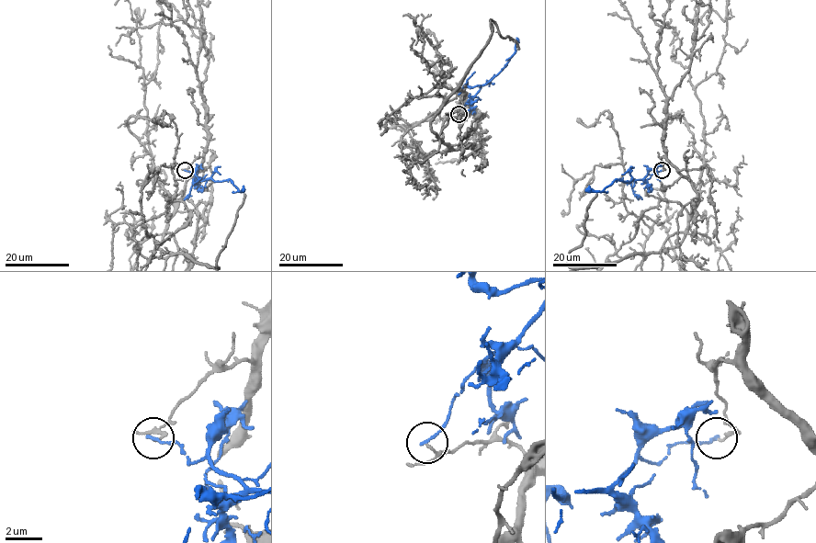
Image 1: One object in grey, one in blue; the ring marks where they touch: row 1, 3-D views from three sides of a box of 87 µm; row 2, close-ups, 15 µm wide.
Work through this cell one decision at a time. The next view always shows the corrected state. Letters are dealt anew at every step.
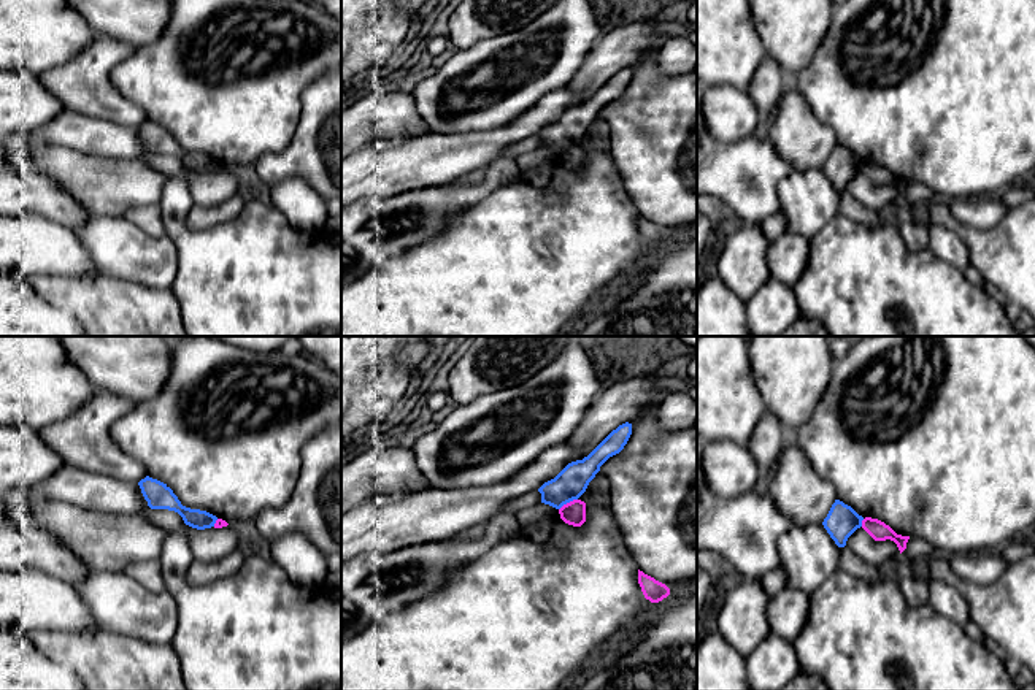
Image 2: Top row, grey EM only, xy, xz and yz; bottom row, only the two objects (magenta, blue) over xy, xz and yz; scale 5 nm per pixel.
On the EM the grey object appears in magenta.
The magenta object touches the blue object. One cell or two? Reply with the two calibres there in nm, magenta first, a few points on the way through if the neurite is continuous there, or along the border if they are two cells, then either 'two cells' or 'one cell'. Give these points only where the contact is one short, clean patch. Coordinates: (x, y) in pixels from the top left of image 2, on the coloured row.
120/160 nm | along xz (577, 498), (559, 509) | two cells

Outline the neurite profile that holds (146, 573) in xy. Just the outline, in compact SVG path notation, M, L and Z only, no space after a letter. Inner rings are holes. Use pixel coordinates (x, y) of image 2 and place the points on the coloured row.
M159 560L132 563L124 573L151 592L165 590Z

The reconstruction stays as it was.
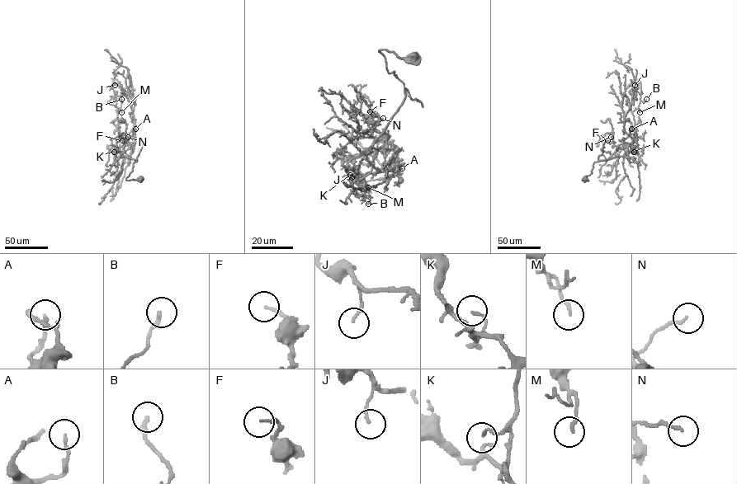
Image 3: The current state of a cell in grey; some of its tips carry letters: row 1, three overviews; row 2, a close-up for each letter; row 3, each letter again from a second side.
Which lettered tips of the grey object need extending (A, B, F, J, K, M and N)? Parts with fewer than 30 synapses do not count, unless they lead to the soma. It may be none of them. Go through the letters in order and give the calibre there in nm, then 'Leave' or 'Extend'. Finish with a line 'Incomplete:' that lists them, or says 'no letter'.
A: Thickness 130 nm. Extend
B: Thickness 220 nm. Leave
F: Thickness 140 nm. Leave
J: Thickness 120 nm. Leave
K: Thickness 100 nm. Leave
M: Thickness 140 nm. Leave
N: Thickness 130 nm. Leave
Incomplete: A

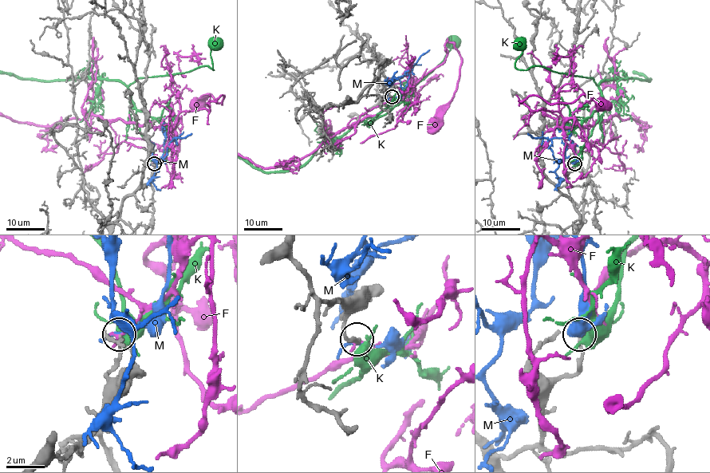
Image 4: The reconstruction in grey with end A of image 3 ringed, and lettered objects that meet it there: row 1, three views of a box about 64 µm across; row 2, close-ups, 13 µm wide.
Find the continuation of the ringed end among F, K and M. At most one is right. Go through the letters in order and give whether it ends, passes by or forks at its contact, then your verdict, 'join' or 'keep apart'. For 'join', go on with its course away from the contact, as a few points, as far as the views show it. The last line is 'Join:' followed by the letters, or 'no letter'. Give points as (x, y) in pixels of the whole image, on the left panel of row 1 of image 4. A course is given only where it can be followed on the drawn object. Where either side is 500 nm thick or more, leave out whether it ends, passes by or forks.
F: it ends | keep apart
K: it passes by | keep apart
M: it passes by | keep apart
Join: no letter

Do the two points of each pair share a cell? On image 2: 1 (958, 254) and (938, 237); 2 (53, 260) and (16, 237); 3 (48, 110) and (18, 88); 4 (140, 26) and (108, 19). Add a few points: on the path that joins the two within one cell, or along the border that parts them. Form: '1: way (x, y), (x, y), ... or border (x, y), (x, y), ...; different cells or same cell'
1: way (953, 249), (943, 241); same cell
2: way (43, 251), (26, 243); same cell
3: way (40, 107), (26, 95); same cell
4: way (132, 19), (116, 19); same cell

